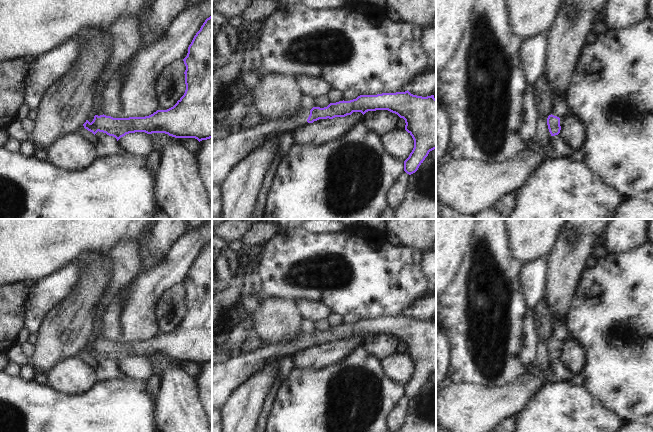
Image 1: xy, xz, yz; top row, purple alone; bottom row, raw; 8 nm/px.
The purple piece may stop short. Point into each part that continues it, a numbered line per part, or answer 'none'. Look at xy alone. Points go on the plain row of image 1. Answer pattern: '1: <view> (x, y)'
none

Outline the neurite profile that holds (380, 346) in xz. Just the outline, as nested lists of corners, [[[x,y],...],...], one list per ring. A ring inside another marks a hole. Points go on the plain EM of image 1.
[[[388,334],[368,335],[364,338],[364,349],[377,360],[389,357],[396,353],[400,341]]]

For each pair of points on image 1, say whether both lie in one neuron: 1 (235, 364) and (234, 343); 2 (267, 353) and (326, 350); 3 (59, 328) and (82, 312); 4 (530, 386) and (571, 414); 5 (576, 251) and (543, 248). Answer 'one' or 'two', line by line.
1: two
2: two
3: one
4: two
5: two

